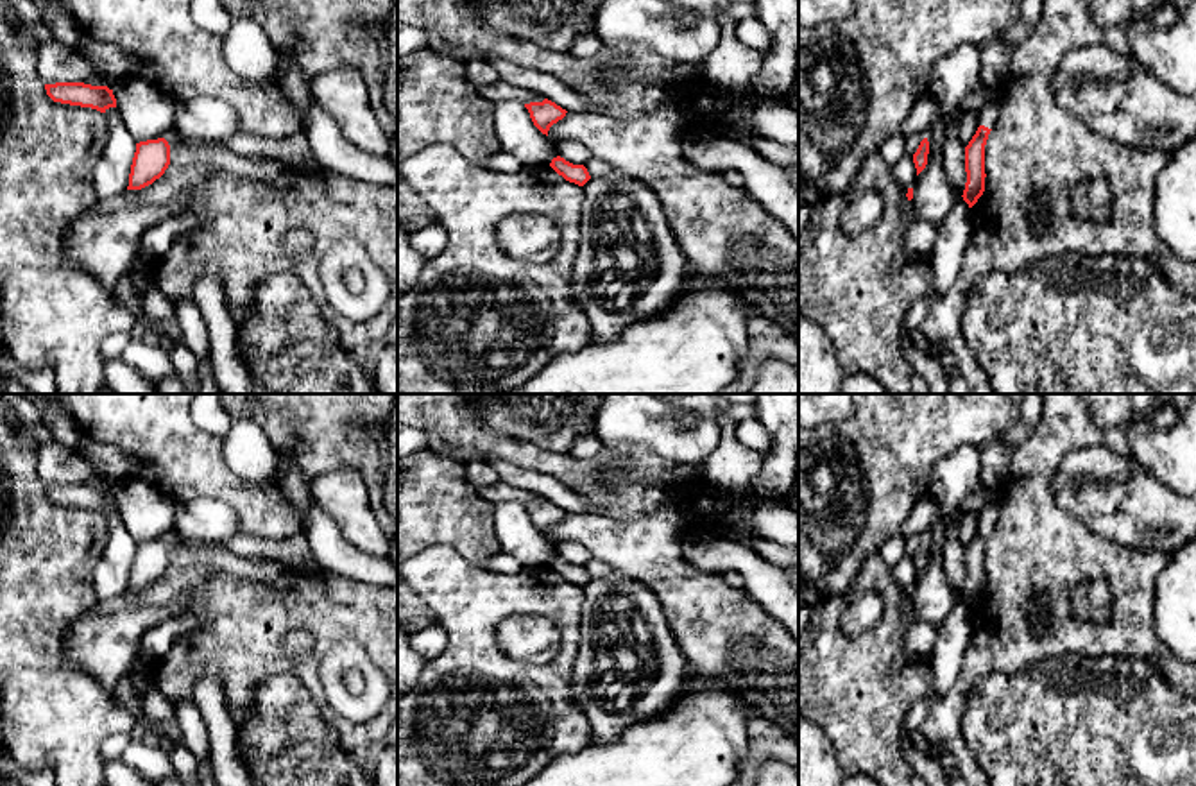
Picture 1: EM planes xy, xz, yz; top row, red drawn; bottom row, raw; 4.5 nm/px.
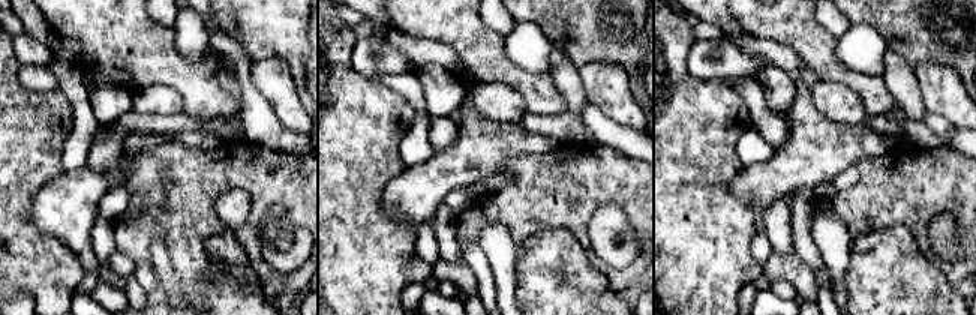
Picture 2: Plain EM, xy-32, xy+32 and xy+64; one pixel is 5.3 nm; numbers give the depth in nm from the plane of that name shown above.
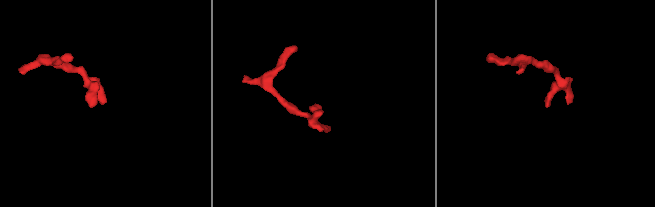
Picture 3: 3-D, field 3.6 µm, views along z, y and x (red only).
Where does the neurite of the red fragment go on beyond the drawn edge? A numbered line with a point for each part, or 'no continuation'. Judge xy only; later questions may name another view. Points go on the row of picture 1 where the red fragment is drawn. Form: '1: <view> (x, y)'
no continuation

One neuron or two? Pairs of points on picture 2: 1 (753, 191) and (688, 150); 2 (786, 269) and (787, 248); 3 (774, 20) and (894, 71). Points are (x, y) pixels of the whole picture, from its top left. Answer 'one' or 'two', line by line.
1: two
2: two
3: two

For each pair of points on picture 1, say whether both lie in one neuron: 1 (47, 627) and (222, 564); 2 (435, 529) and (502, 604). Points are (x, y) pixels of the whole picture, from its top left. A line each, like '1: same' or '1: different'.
1: different
2: different

